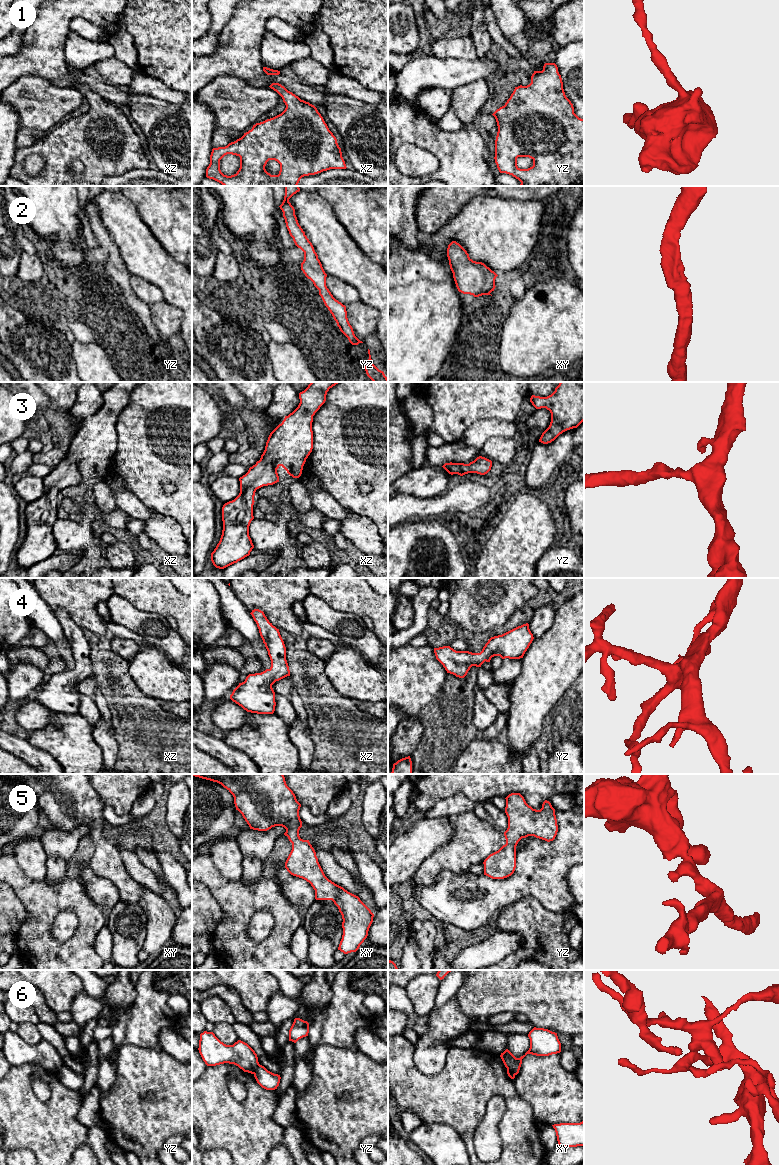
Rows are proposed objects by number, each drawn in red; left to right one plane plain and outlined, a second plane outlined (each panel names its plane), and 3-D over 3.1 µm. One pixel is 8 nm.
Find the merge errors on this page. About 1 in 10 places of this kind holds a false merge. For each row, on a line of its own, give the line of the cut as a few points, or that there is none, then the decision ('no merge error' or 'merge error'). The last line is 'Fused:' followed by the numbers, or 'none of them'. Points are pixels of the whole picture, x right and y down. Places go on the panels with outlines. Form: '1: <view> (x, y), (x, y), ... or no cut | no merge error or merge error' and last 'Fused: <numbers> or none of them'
1: no cut | no merge error
2: no cut | no merge error
3: no cut | no merge error
4: no cut | no merge error
5: no cut | no merge error
6: yz (259, 1064), (253, 1073) | merge error
Fused: 6

